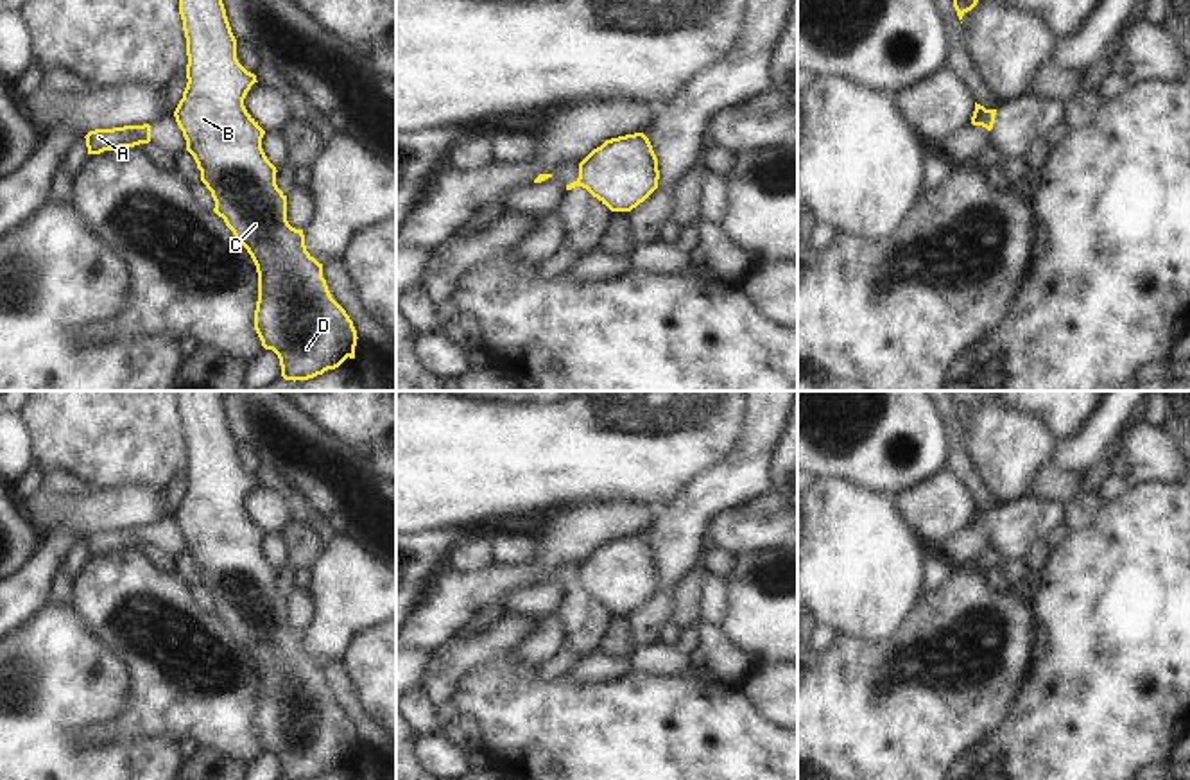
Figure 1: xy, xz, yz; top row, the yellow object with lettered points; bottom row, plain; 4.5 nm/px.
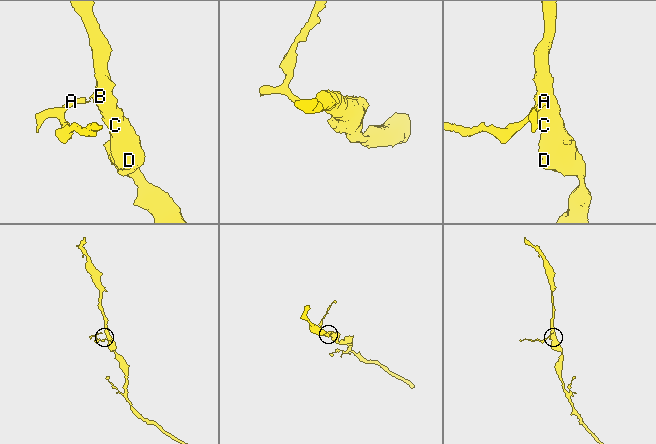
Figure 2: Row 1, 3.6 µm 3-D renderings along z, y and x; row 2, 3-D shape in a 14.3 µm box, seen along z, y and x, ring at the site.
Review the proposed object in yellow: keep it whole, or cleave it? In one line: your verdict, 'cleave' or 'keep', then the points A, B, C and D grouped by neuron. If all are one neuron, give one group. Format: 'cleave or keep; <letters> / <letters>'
cleave; A / B C D

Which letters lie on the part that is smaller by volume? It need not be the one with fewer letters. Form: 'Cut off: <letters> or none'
Cut off: A

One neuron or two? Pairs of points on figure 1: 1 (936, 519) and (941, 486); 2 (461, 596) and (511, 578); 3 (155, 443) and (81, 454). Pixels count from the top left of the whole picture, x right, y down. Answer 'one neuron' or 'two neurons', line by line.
1: one neuron
2: one neuron
3: one neuron

